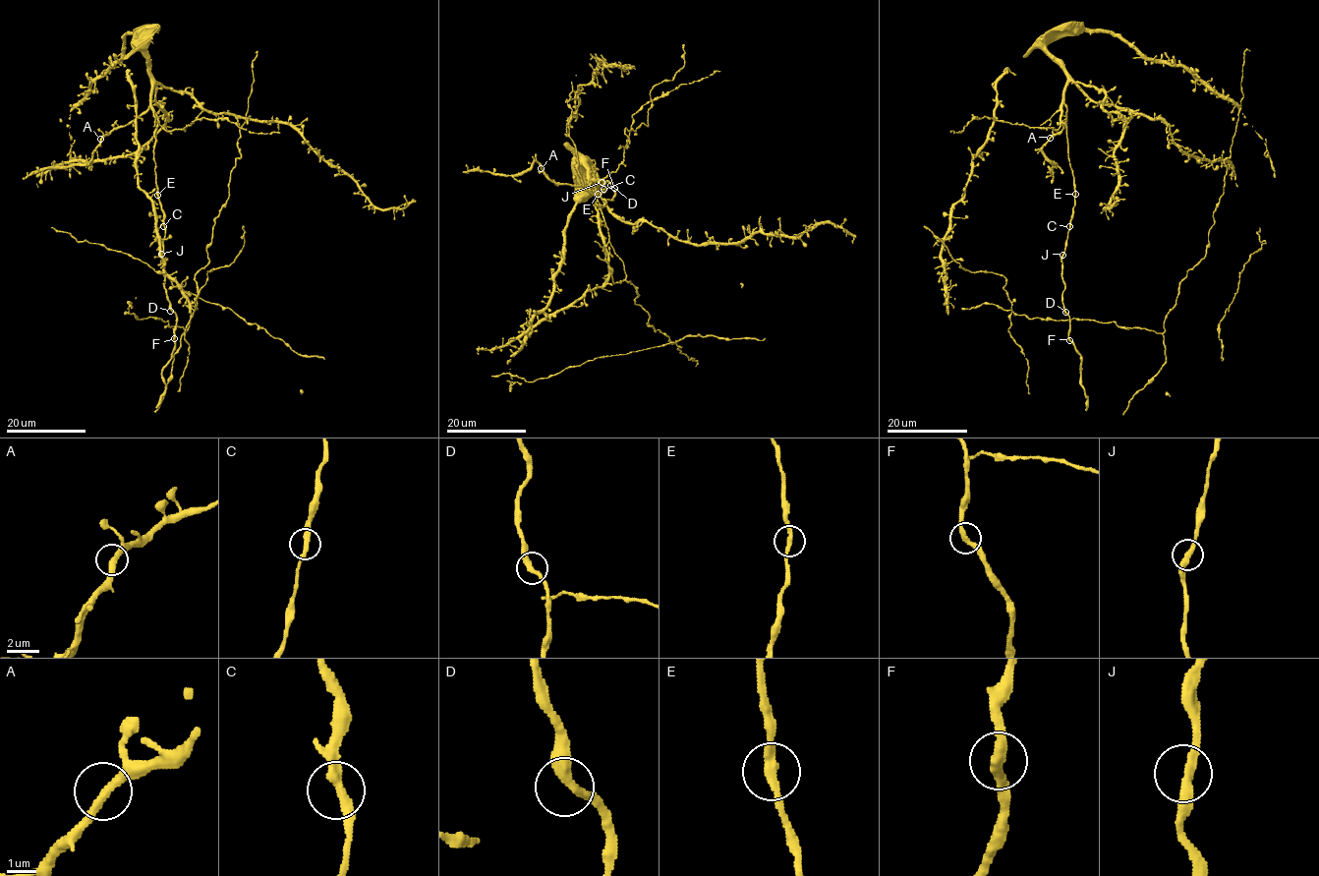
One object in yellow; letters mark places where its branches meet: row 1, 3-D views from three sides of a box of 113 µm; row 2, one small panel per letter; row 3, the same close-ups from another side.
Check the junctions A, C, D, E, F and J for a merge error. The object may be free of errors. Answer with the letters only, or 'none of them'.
none of them

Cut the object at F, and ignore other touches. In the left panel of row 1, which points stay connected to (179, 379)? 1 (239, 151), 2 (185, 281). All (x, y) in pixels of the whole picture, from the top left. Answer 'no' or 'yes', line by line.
1: yes
2: no

